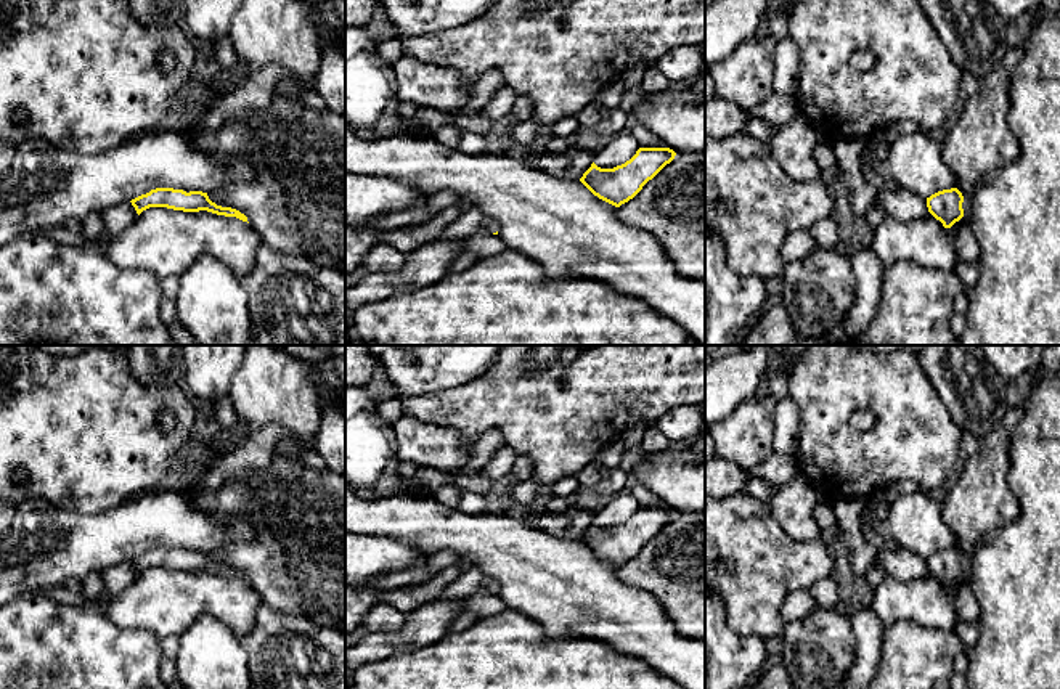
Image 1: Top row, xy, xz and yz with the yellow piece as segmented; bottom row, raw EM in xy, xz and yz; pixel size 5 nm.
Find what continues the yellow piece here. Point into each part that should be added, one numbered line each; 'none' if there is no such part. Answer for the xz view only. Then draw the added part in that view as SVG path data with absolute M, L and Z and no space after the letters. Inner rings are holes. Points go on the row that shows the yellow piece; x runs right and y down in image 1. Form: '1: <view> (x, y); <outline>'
1: xz (489, 227); M485 220L474 234L485 234L491 236L493 233L499 231L499 226L495 220ZM472 234L472 236L474 236Z

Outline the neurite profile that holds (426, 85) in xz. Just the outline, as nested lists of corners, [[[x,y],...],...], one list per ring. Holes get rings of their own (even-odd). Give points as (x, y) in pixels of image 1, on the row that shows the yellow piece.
[[[410,56],[398,58],[392,69],[400,103],[432,108],[455,117],[471,100],[469,88],[455,69],[427,64]]]

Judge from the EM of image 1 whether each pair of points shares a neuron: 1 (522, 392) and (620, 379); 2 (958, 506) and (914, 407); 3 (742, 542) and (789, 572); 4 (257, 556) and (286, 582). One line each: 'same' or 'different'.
1: same
2: different
3: same
4: same

